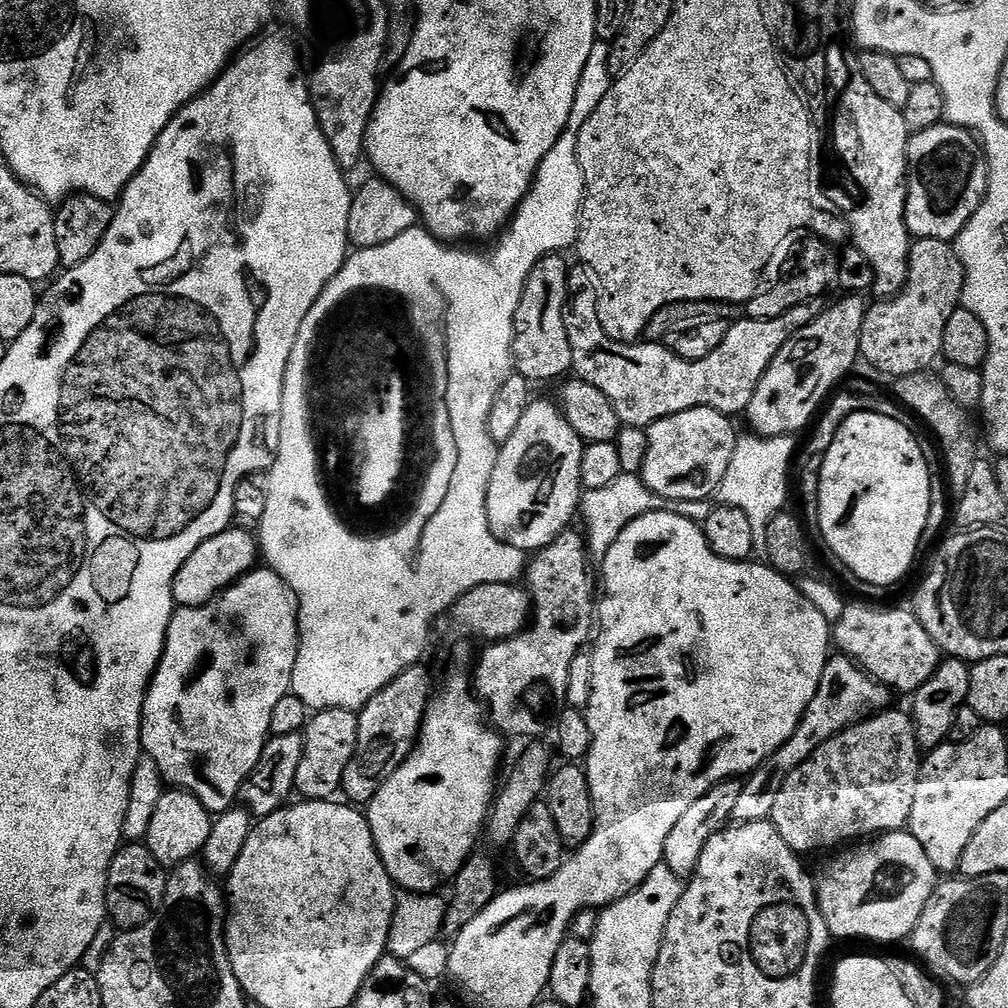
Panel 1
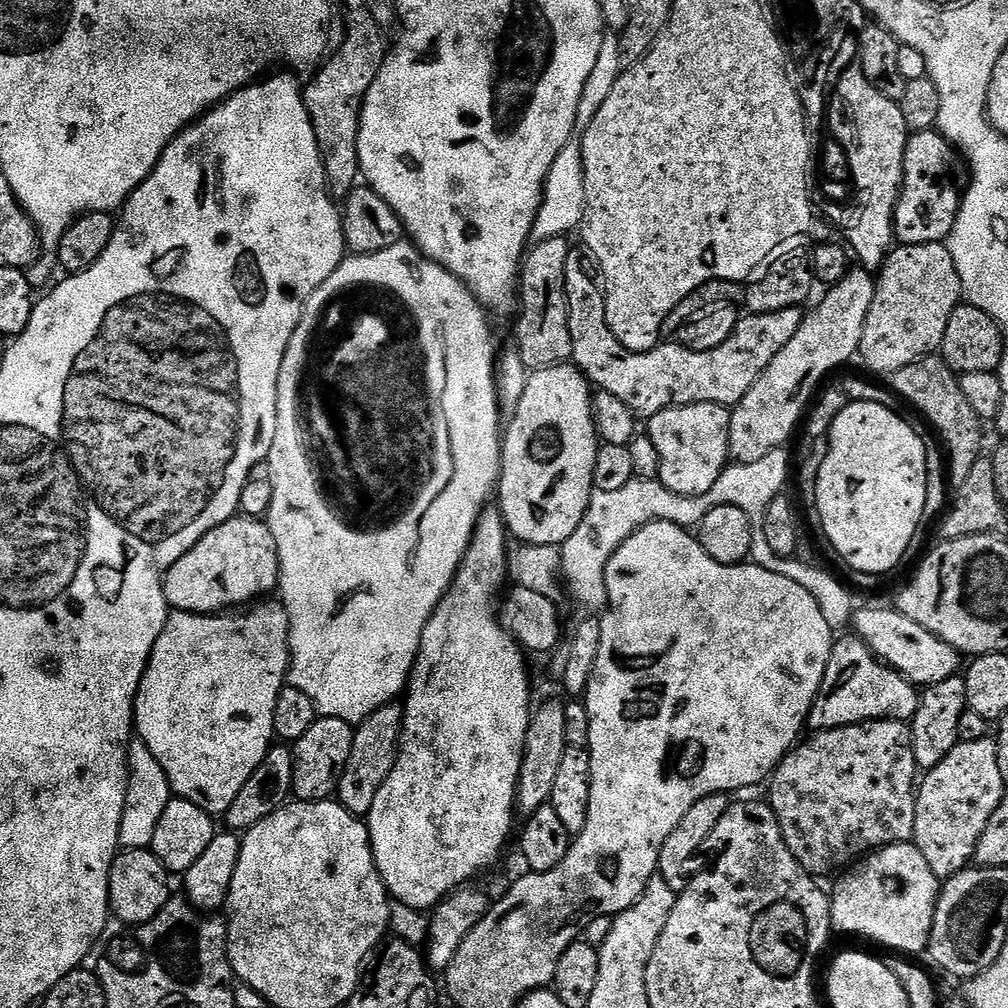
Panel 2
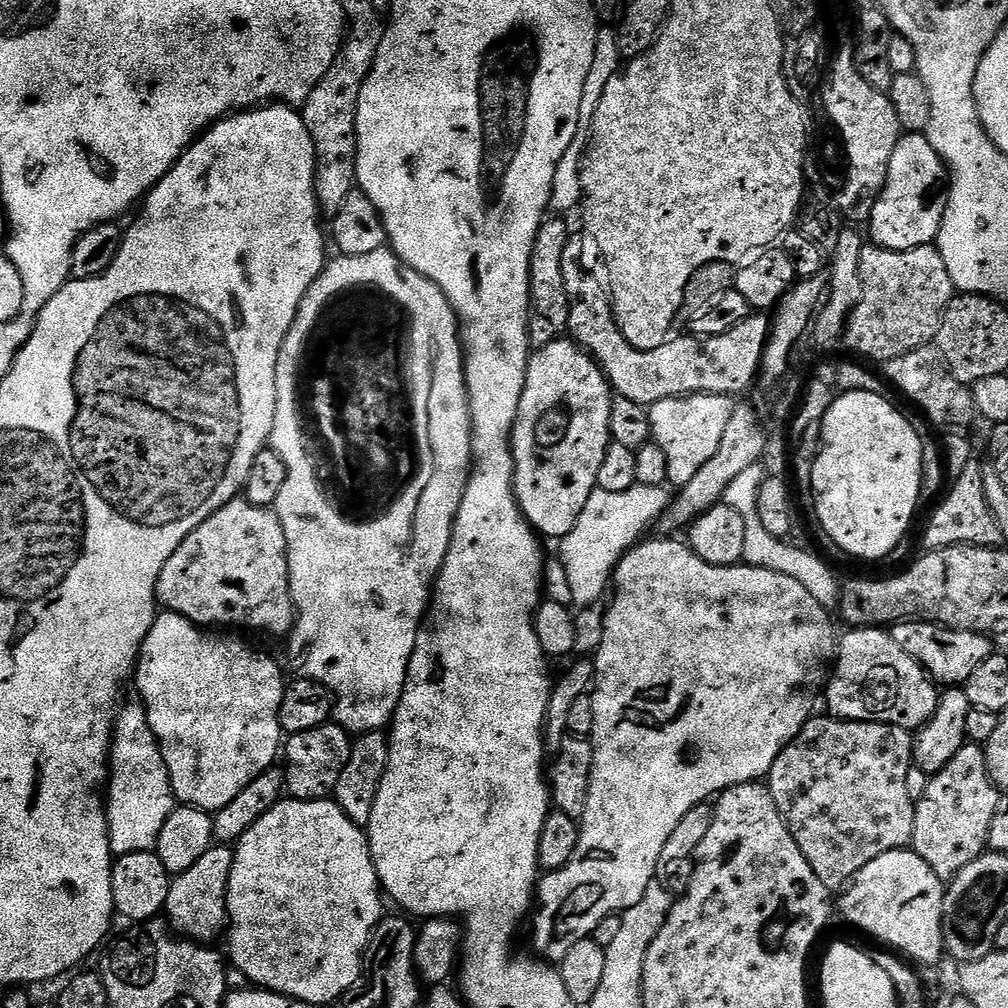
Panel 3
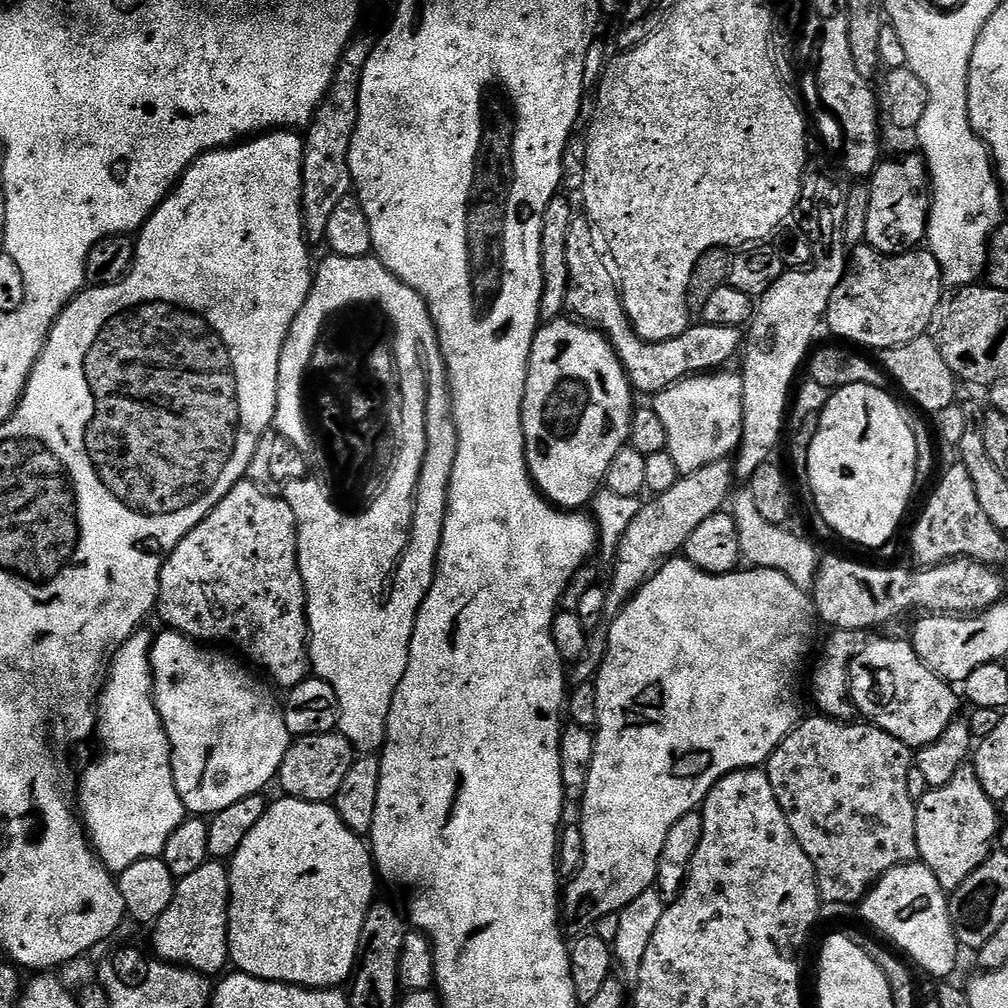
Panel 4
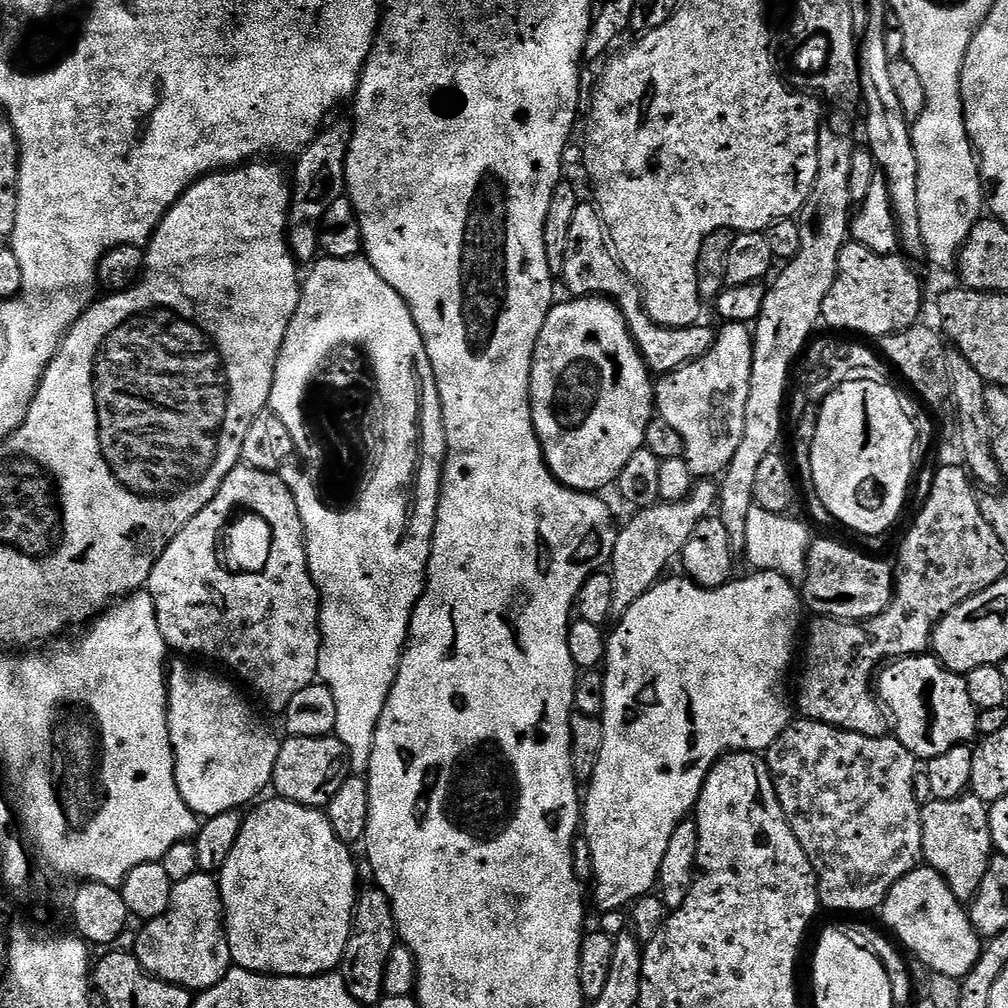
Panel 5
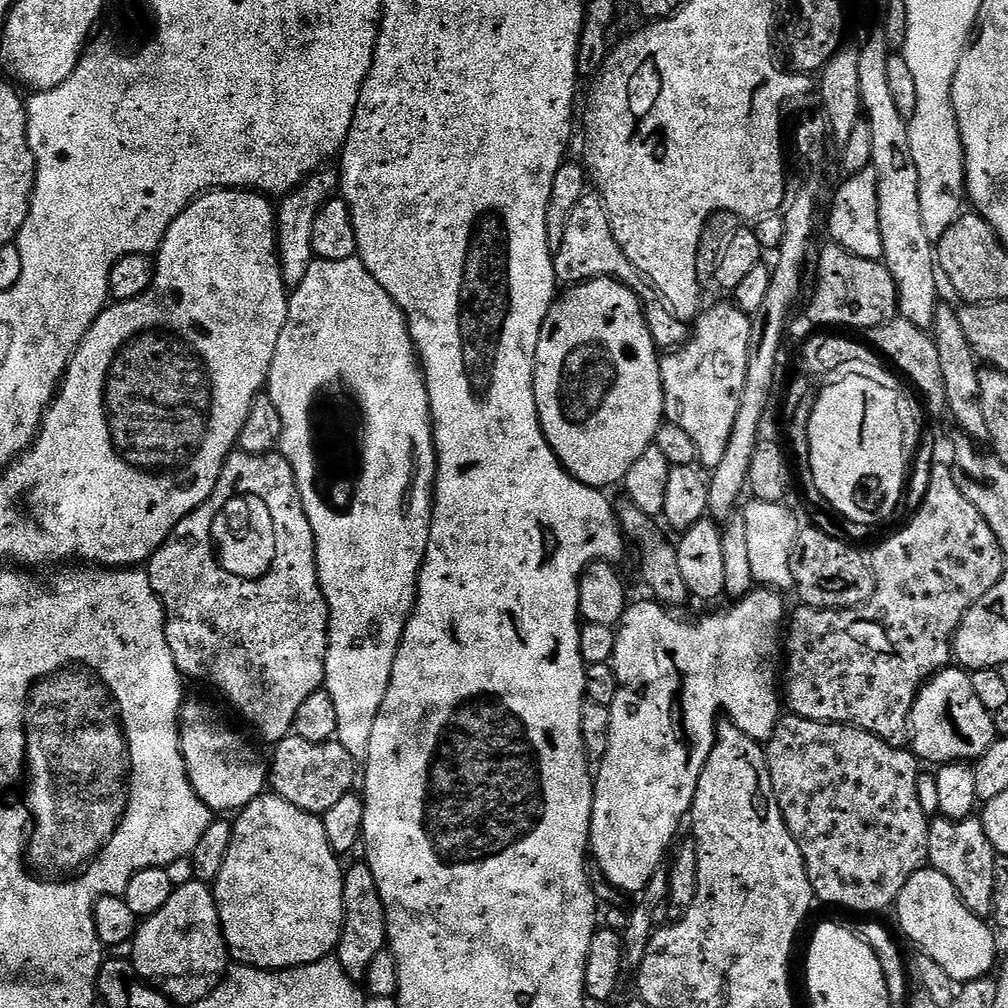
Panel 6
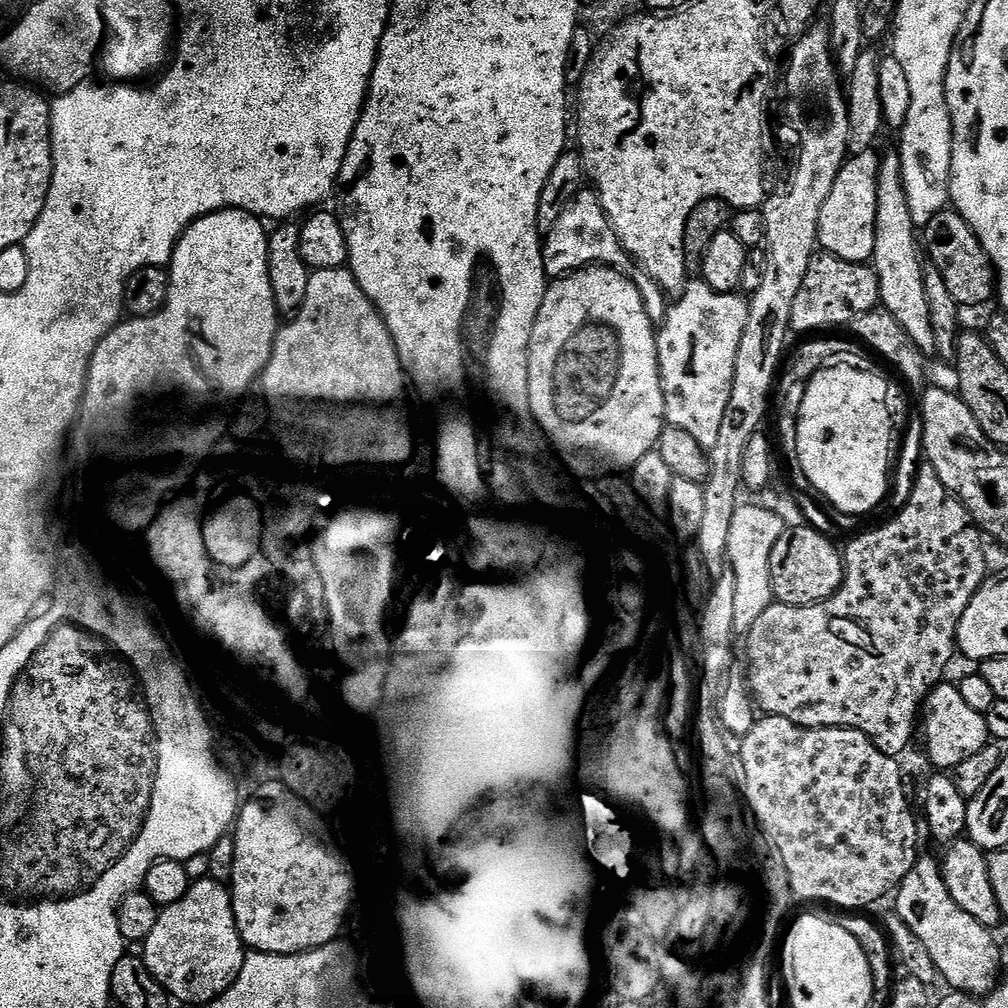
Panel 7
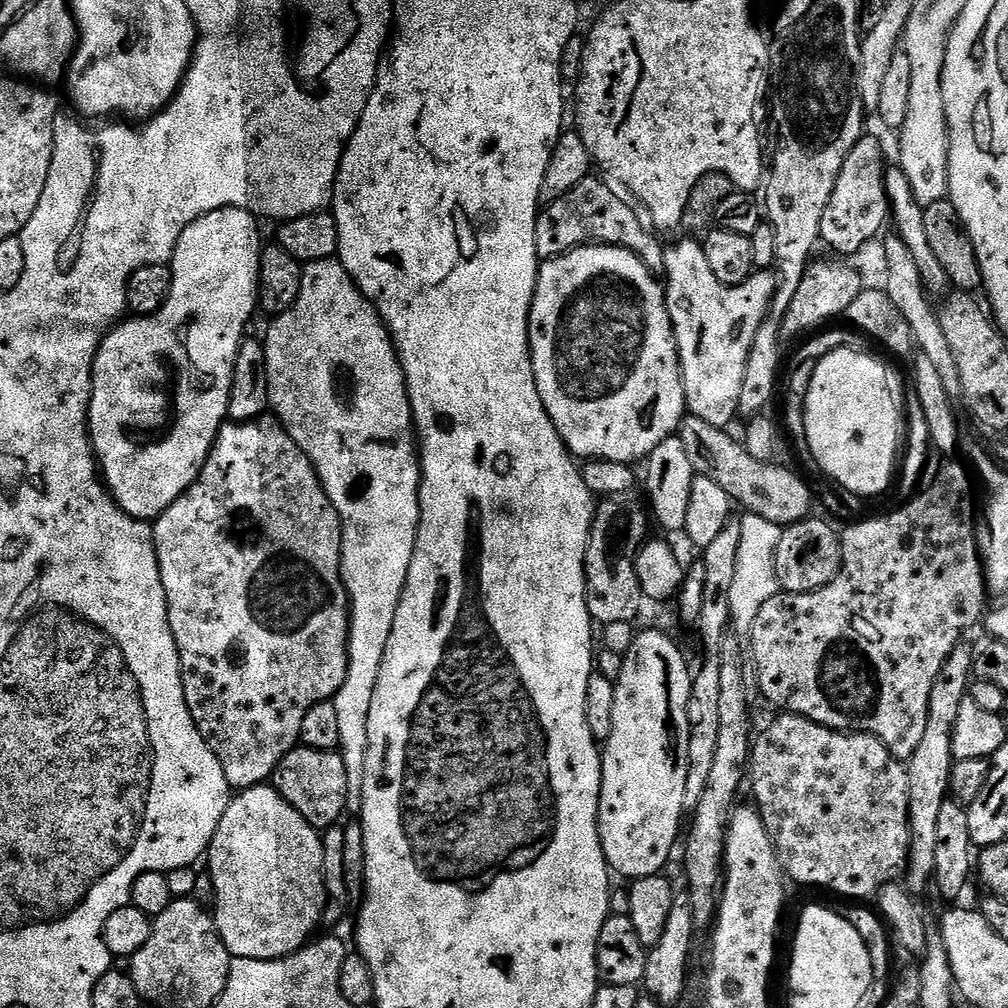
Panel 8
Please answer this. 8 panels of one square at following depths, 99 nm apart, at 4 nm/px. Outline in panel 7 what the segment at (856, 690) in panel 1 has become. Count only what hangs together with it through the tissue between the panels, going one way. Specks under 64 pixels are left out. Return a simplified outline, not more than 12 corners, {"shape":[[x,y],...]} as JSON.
{"shape":[[941,682],[926,701],[928,756],[956,769],[990,742],[987,715]]}

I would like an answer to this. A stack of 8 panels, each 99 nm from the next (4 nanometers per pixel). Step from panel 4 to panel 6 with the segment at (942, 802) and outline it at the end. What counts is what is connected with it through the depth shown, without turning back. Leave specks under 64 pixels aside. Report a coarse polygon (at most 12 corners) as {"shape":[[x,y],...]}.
{"shape":[[983,819],[928,825],[928,864],[992,916],[997,855]]}

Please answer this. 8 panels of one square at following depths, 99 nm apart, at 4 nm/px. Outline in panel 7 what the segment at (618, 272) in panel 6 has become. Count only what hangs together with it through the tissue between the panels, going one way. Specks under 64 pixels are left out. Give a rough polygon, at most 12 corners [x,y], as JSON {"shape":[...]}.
{"shape":[[581,187],[546,229],[552,278],[626,252],[600,193]]}

